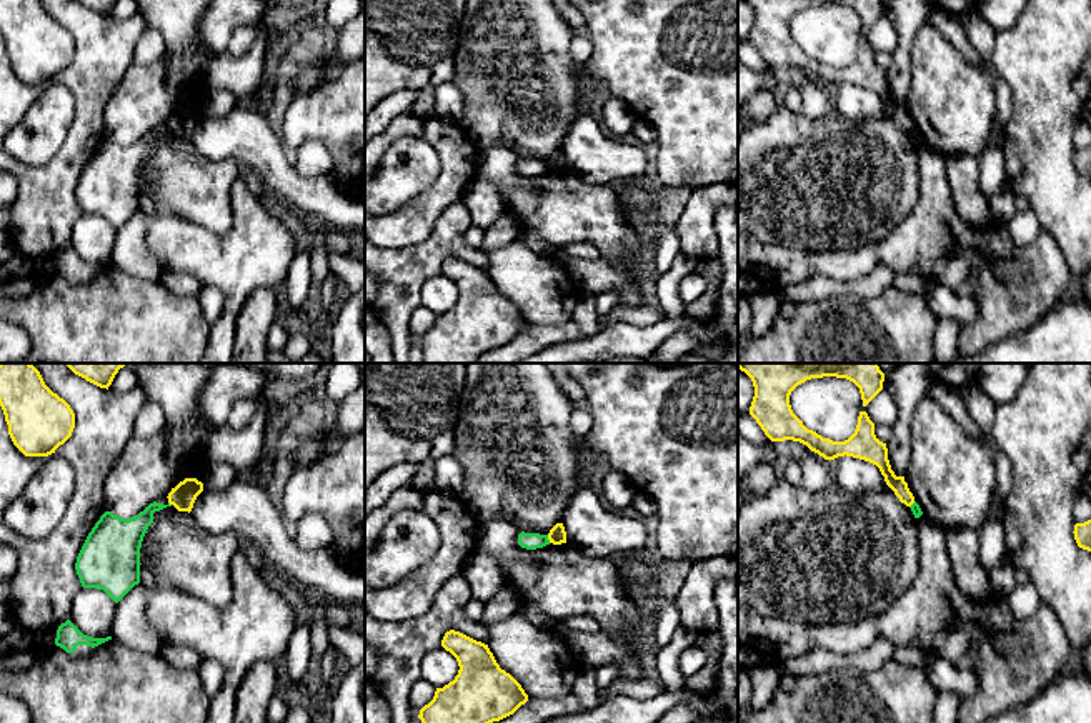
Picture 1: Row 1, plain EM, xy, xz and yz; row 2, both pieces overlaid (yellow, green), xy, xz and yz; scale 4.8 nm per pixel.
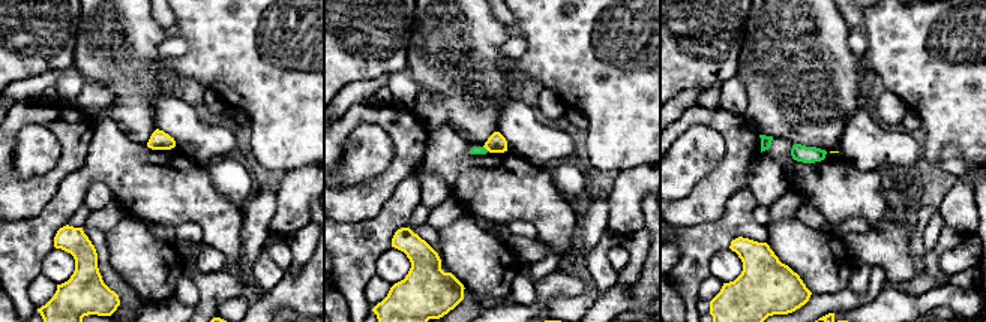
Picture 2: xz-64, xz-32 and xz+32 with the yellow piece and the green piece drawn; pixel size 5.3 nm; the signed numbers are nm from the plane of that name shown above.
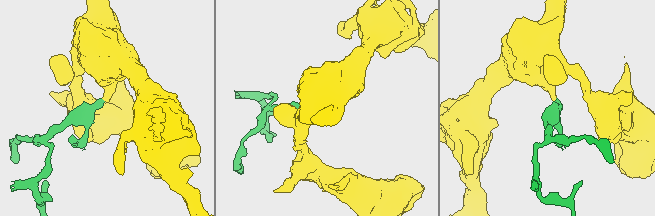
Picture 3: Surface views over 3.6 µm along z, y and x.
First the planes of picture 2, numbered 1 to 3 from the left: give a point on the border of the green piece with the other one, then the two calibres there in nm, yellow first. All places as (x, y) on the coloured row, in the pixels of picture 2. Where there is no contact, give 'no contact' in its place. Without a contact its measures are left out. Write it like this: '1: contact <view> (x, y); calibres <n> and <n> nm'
1: no contact
2: contact xz-32 (486, 149); calibres 100 and 50 nm
3: no contact

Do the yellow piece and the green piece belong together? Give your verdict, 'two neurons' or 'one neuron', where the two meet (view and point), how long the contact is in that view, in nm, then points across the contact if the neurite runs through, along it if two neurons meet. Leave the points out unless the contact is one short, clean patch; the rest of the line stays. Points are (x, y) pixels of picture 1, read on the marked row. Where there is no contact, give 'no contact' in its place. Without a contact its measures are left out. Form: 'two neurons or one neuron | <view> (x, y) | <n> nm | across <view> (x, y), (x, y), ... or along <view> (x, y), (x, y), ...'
two neurons | xz (548, 538) | 40 nm | along xz (547, 535), (550, 542)

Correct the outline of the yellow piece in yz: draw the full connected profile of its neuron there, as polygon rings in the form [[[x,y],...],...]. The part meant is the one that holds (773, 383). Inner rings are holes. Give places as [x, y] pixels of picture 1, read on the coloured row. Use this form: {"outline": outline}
{"outline": [[[738,363],[738,368],[755,386],[750,415],[771,441],[800,441],[824,460],[846,455],[869,461],[879,468],[901,503],[914,503],[904,476],[896,476],[891,470],[886,443],[876,438],[874,423],[866,411],[859,411],[856,430],[848,440],[833,441],[808,430],[790,405],[790,395],[798,385],[811,378],[836,376],[853,381],[866,406],[883,390],[884,373],[878,363]]]}

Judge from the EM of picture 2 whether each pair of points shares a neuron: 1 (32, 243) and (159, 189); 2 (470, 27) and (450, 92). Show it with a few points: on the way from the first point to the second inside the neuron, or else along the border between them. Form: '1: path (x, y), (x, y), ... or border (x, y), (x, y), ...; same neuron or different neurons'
1: path (60, 208), (90, 174), (125, 174); same neuron
2: path (458, 44), (458, 75); same neuron

